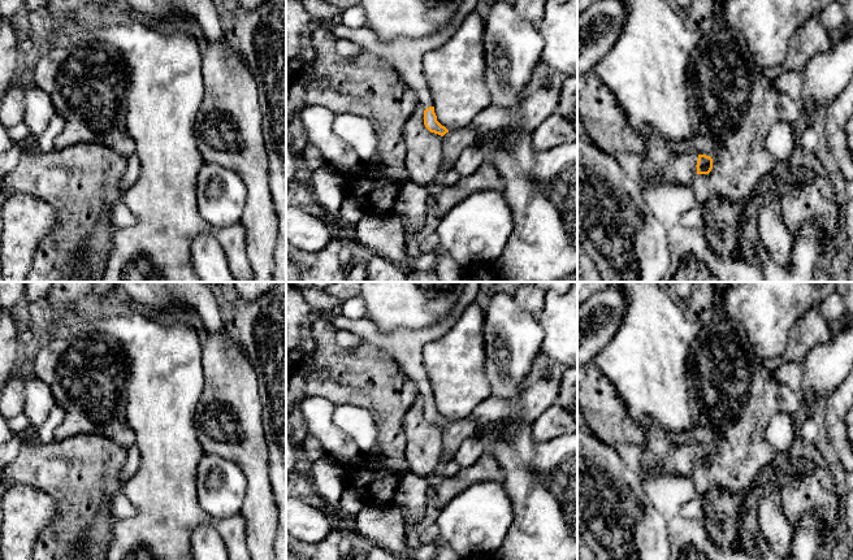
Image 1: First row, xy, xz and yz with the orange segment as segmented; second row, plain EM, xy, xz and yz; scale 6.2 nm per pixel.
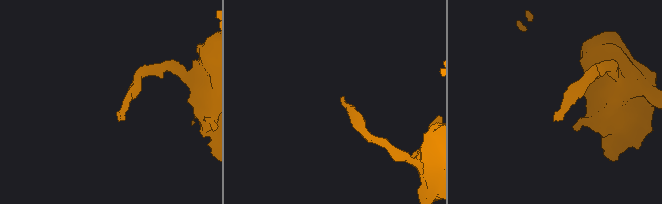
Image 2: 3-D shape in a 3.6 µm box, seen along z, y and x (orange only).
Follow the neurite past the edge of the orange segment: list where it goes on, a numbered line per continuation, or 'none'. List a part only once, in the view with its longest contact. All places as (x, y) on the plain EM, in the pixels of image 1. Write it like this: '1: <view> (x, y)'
1: yz (680, 461)

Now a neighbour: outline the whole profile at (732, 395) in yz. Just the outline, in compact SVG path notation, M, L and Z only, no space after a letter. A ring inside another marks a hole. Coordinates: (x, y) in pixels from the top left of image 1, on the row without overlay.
M714 320L703 326L690 346L688 357L688 404L693 425L689 430L674 433L672 439L685 446L706 446L713 450L709 465L697 465L692 478L700 489L720 487L728 494L739 494L754 485L757 476L775 460L776 451L765 439L765 429L772 416L780 412L779 383L774 372L767 369L753 352L748 339L742 339L724 321Z

